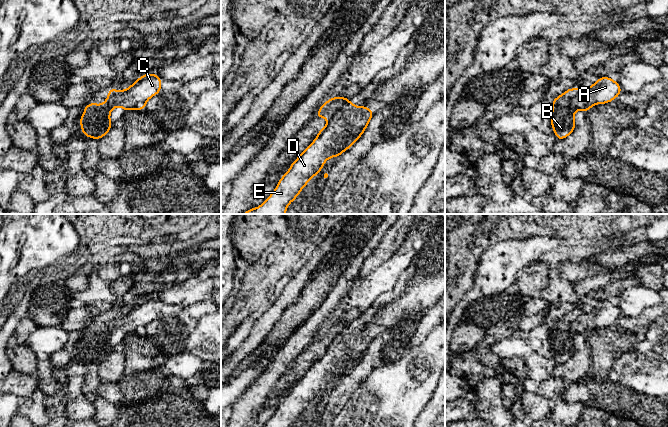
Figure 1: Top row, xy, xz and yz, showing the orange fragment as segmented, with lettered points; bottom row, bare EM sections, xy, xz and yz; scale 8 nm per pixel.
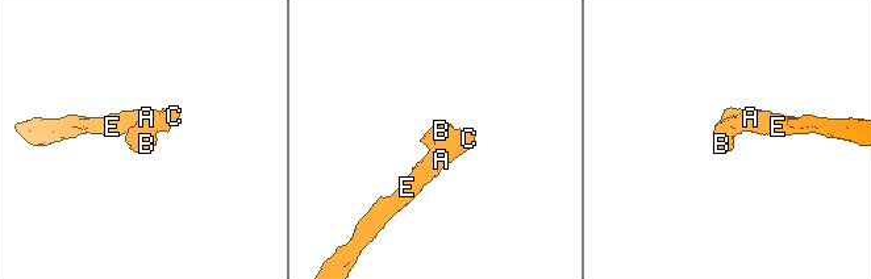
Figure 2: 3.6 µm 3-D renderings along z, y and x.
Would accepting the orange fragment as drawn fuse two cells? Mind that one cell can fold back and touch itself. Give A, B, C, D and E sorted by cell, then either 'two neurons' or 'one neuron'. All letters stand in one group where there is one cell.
A C D E / B | two neurons

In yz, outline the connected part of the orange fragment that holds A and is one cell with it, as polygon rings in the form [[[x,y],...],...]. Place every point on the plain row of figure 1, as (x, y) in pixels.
[[[609,300],[599,301],[598,304],[590,311],[585,312],[570,327],[570,332],[583,332],[584,337],[597,329],[607,328],[616,323],[622,316],[622,313],[617,305],[614,305]]]

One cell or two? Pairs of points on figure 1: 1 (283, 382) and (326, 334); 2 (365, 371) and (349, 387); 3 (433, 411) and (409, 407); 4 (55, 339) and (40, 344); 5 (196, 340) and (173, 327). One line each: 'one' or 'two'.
1: one
2: one
3: two
4: one
5: two

